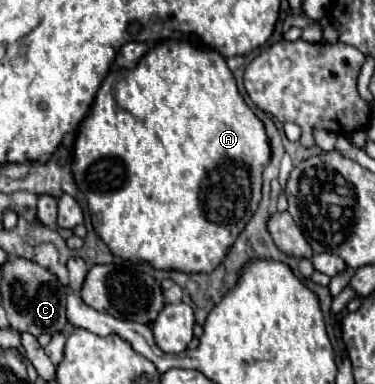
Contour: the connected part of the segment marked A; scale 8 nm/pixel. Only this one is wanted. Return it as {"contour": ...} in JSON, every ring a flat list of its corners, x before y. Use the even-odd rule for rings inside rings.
{"contour":[[168,39,152,47,138,61,134,69,126,69,122,73,124,73,122,77,110,77,110,73,106,75,94,97,90,113,80,123,78,137,74,143,74,181,88,201,92,225,98,237,110,247,110,251,116,257,128,261,146,261,156,269,174,269,184,273,212,273,226,257,228,249,234,245,236,237,242,233,242,229,246,227,246,223,250,221,260,203,262,171,270,161,270,143,264,125,244,103,242,95,238,93,232,71,228,69,224,57,214,49,206,49,182,39,180,41]]}

